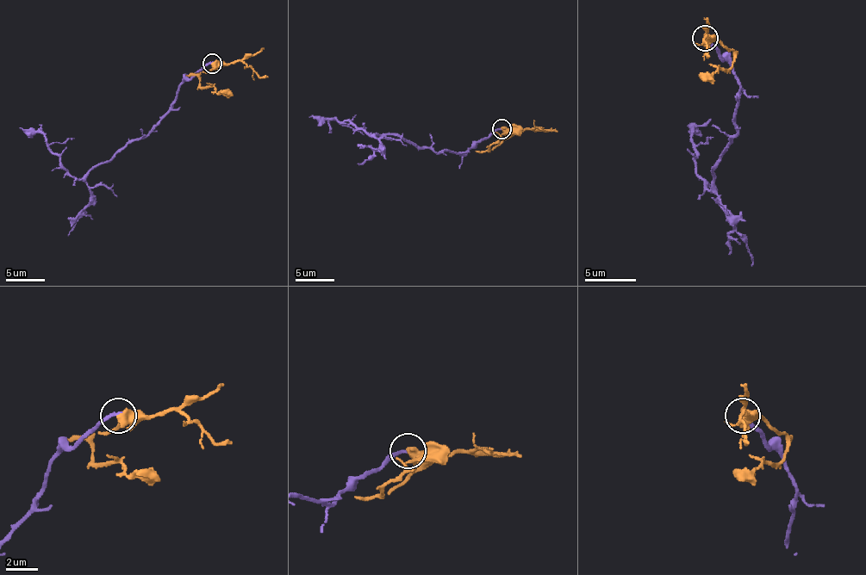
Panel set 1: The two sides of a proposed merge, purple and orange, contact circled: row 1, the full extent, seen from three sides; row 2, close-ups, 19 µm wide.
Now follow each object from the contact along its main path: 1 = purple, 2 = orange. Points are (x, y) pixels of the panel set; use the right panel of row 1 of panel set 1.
1: (705, 38), (732, 68), (740, 91), (735, 132), (713, 166), (713, 192), (697, 174), (697, 153), (689, 122)
2: (705, 38), (715, 38), (727, 51), (732, 51), (732, 63), (702, 81)

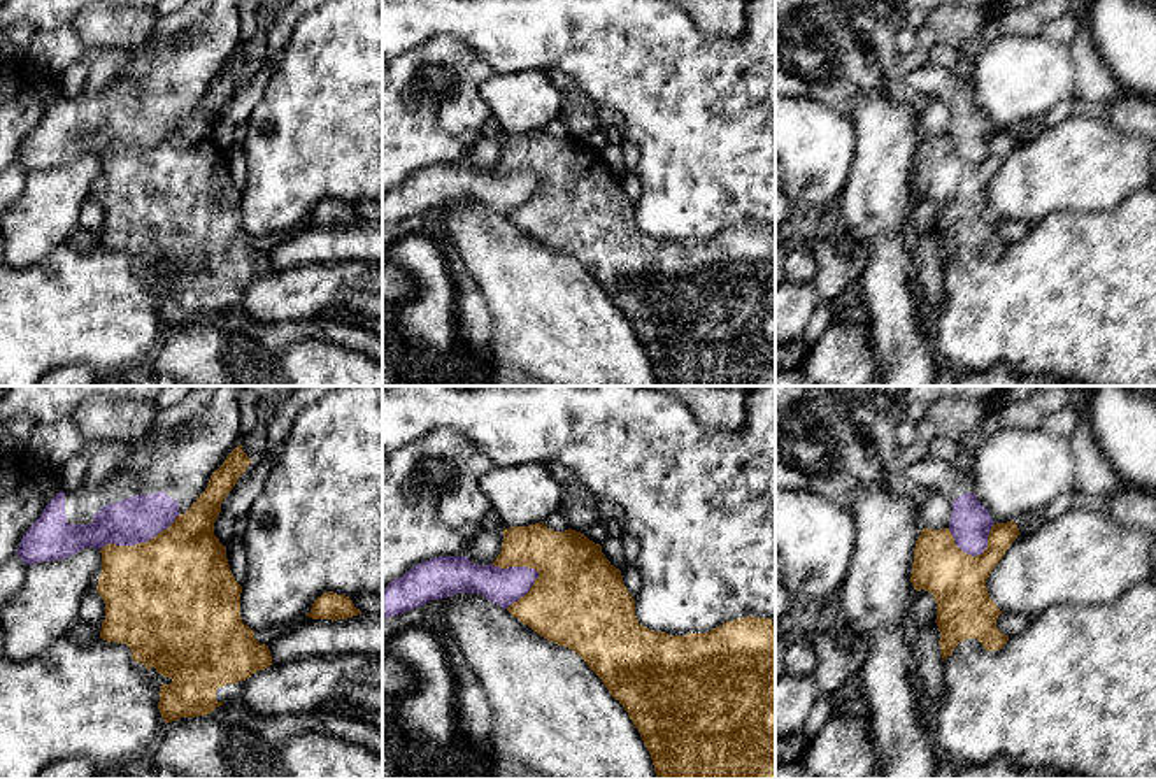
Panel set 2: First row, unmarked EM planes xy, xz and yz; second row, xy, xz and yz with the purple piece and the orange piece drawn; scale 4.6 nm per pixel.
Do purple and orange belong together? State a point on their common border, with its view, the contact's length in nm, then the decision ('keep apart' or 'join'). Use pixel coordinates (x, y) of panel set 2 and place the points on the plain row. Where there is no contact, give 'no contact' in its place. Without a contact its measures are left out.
xz (528, 197) | 240 nm | keep apart

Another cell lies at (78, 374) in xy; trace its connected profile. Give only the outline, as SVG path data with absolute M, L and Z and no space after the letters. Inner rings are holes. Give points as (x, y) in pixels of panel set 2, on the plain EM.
M72 363L49 370L37 386L88 386L100 375L84 363Z

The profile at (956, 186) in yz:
M1014 128L995 130L984 160L972 163L956 153L949 135L921 137L910 189L916 198L924 197L937 209L942 267L967 246L977 246L986 258L998 258L1007 251L1009 244L996 235L1002 218L989 205L986 188L1019 142Z

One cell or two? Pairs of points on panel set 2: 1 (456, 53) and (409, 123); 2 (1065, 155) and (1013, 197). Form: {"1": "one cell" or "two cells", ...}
{"1": "one cell", "2": "one cell"}

